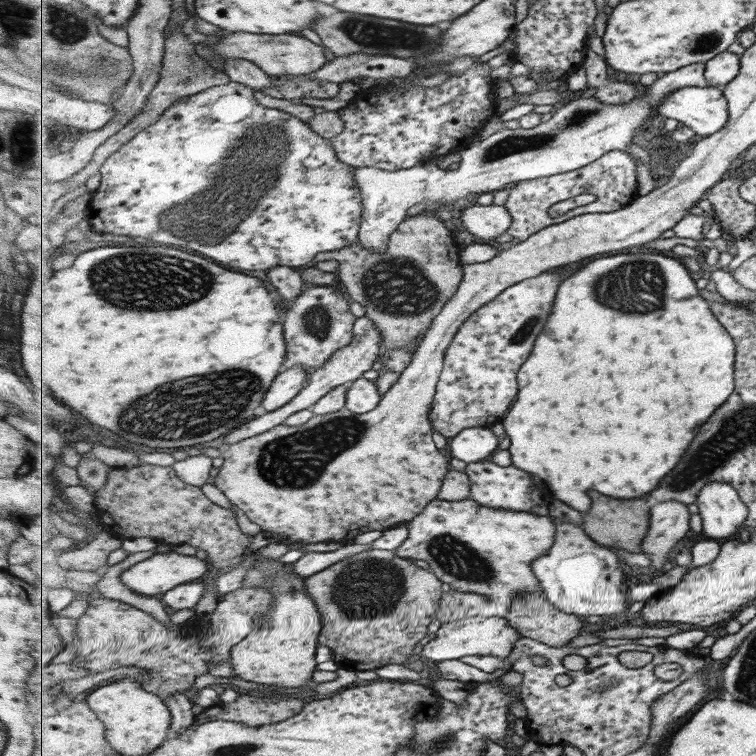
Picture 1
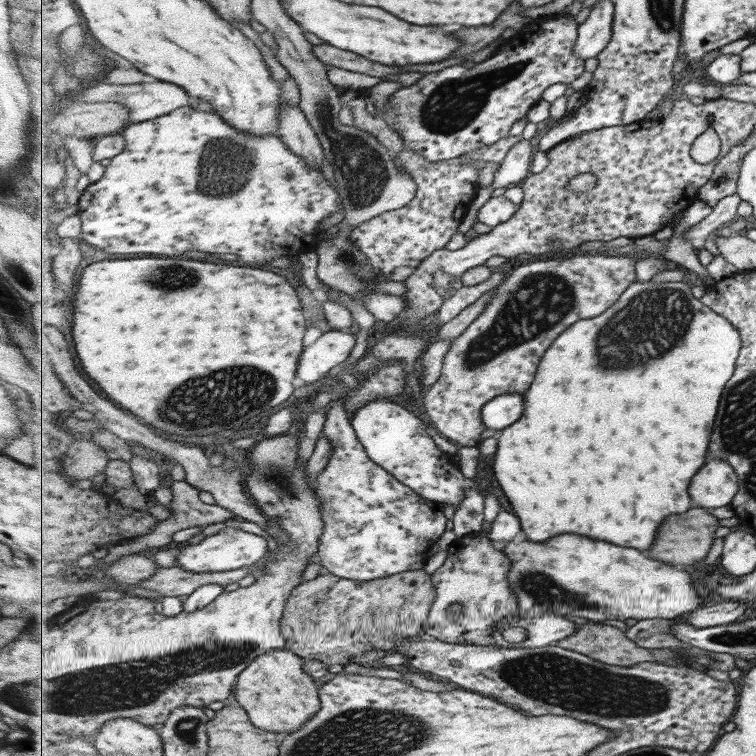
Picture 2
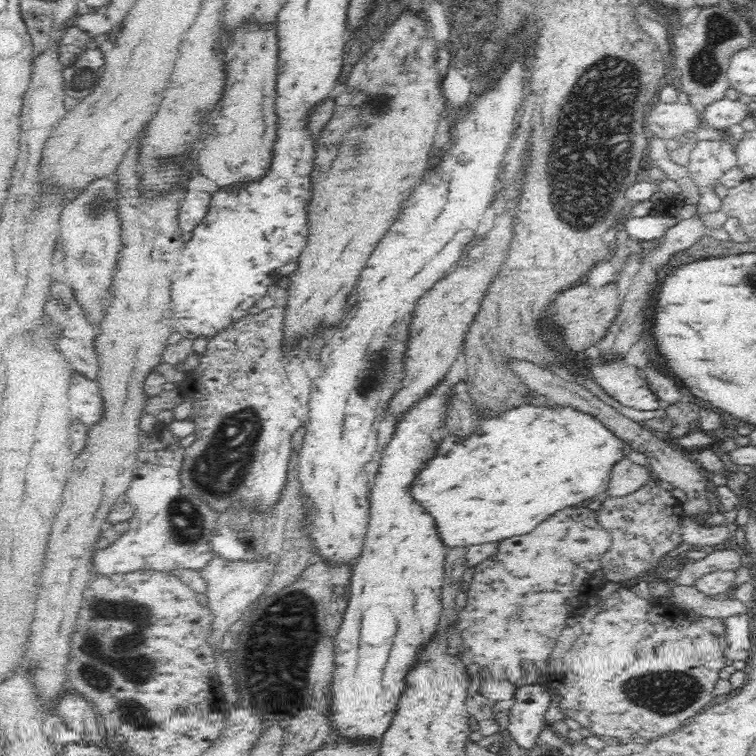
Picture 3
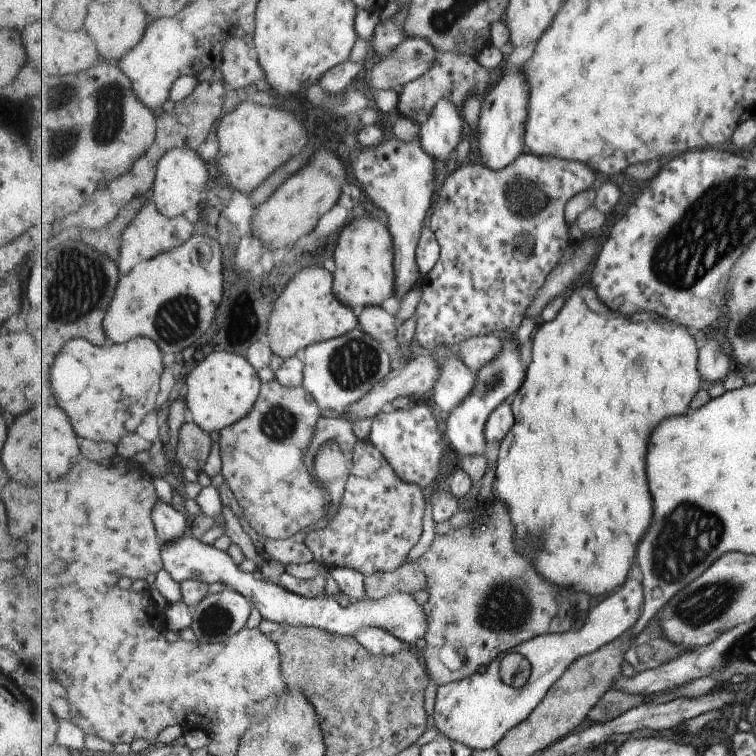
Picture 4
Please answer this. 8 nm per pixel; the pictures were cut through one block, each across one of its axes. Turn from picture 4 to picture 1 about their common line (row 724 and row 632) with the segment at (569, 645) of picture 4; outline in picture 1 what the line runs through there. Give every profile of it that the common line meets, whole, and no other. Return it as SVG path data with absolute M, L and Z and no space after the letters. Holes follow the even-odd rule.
M506 617L463 618L461 620L453 620L442 624L435 635L424 642L421 654L429 660L434 660L435 662L441 662L442 660L457 660L462 659L463 657L475 655L487 655L506 659L511 654L514 647L514 642L517 642L519 637L523 636L520 636L519 631L516 628L509 626Z

